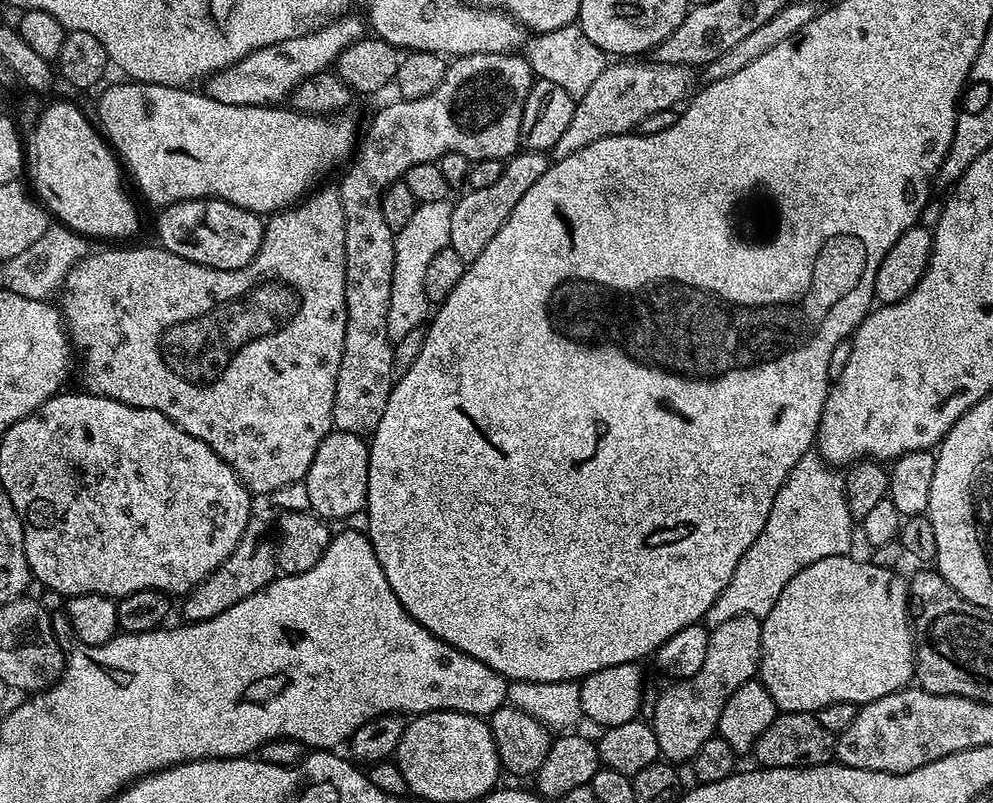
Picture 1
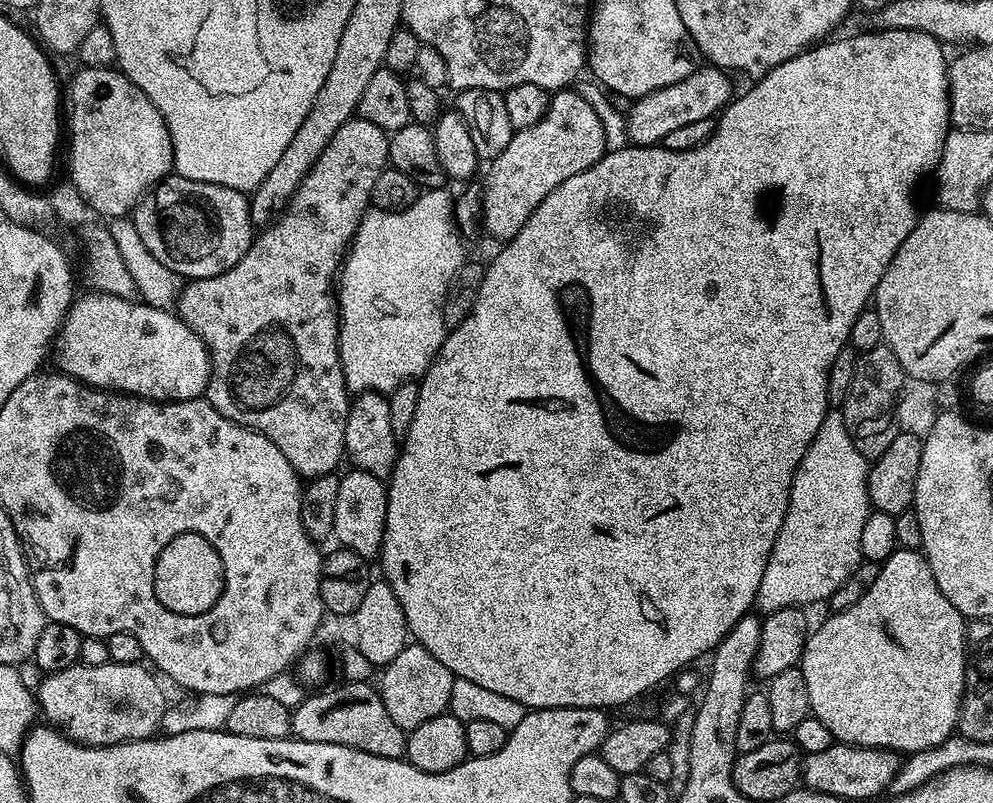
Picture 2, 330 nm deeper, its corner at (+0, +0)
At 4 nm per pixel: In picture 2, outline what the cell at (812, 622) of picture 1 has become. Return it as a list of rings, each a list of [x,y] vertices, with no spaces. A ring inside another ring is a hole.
[[[897,550],[892,553],[889,560],[883,561],[880,564],[880,573],[878,578],[874,578],[874,582],[870,586],[870,590],[866,590],[866,594],[862,598],[858,598],[858,602],[854,602],[854,606],[850,606],[841,612],[832,612],[829,615],[829,620],[821,626],[820,629],[813,631],[809,635],[808,641],[804,644],[804,654],[800,657],[799,669],[804,675],[806,682],[806,690],[810,694],[810,706],[812,707],[811,715],[816,716],[826,725],[826,730],[830,730],[833,741],[841,744],[853,744],[859,748],[888,748],[897,754],[911,754],[922,750],[930,750],[931,747],[936,747],[942,743],[949,736],[957,731],[960,723],[960,704],[964,700],[964,662],[966,659],[966,617],[959,612],[956,607],[946,598],[946,594],[942,594],[942,590],[938,590],[938,582],[934,582],[934,574],[930,570],[928,561],[924,559],[923,555],[916,550]]]

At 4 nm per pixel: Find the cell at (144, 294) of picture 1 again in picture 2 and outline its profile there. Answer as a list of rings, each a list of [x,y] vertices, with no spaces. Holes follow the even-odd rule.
[[[353,118],[345,122],[334,134],[334,138],[326,146],[326,150],[314,162],[314,166],[302,178],[302,182],[296,188],[296,192],[288,201],[282,214],[277,215],[263,229],[264,232],[255,237],[248,252],[230,270],[226,270],[217,276],[211,276],[205,280],[188,280],[183,285],[182,295],[178,301],[178,315],[194,334],[208,348],[208,359],[212,362],[212,375],[208,377],[206,399],[208,403],[218,410],[226,418],[230,418],[236,424],[244,428],[252,428],[255,432],[261,432],[282,454],[286,454],[286,462],[294,466],[296,475],[301,478],[313,476],[326,476],[337,471],[340,460],[345,459],[344,439],[346,438],[346,418],[350,407],[350,393],[348,383],[344,380],[344,371],[340,369],[340,313],[338,311],[338,296],[334,291],[334,285],[338,280],[338,273],[342,267],[342,261],[352,243],[360,221],[364,219],[370,208],[374,182],[378,182],[378,174],[382,174],[384,168],[389,167],[388,162],[388,138],[389,133],[384,132],[374,122],[366,122],[359,118]]]

